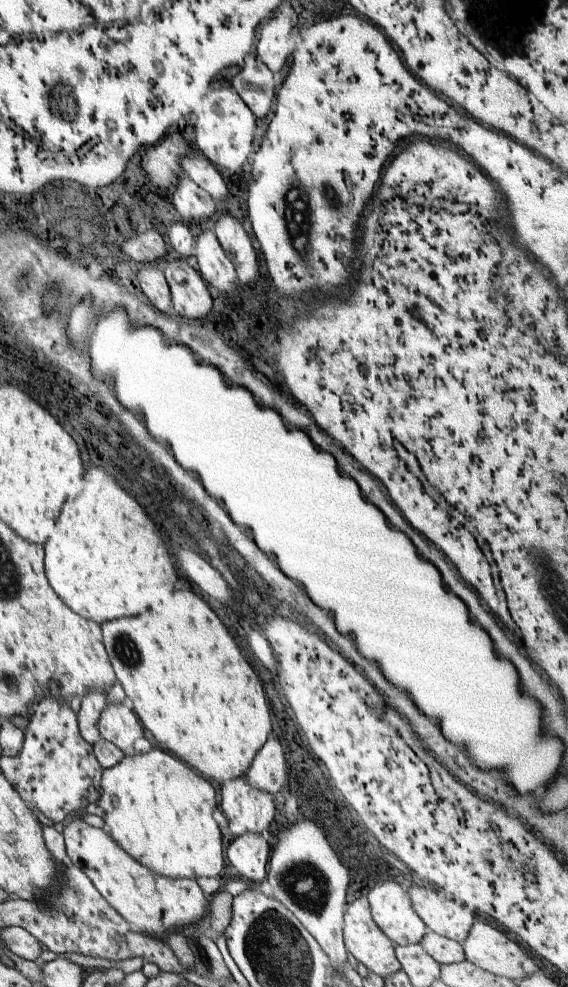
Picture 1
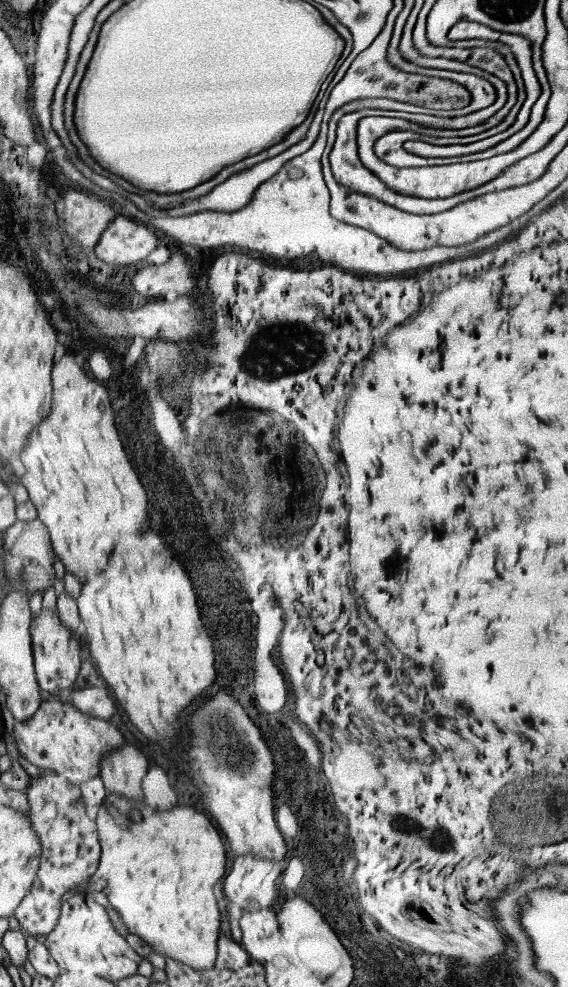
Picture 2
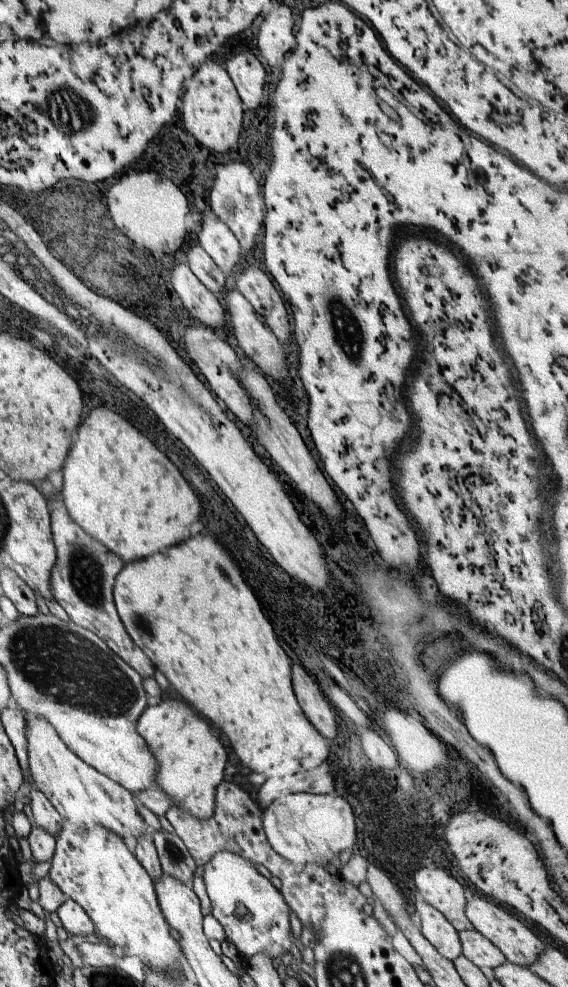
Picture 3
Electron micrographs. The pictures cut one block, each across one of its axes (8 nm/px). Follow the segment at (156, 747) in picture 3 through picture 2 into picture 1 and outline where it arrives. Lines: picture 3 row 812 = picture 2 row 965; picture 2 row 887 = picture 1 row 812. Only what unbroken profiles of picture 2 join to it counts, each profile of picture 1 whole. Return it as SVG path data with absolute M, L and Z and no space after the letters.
M152 748L150 752L144 752L144 754L138 754L134 752L132 754L124 754L124 758L112 766L112 768L103 769L101 780L101 793L100 798L96 802L92 802L86 806L84 813L96 814L100 816L105 822L105 828L110 836L114 839L114 842L118 843L120 848L124 848L124 852L128 852L134 860L138 860L140 864L144 864L148 870L156 872L160 876L168 876L168 878L192 878L196 881L196 878L220 878L222 870L227 867L226 860L224 860L224 846L222 846L222 833L218 823L212 816L214 810L218 808L218 794L214 790L214 786L206 778L202 778L200 774L196 774L192 768L188 768L188 765L181 760L176 760L174 756L170 756L168 751L160 750L159 748Z

